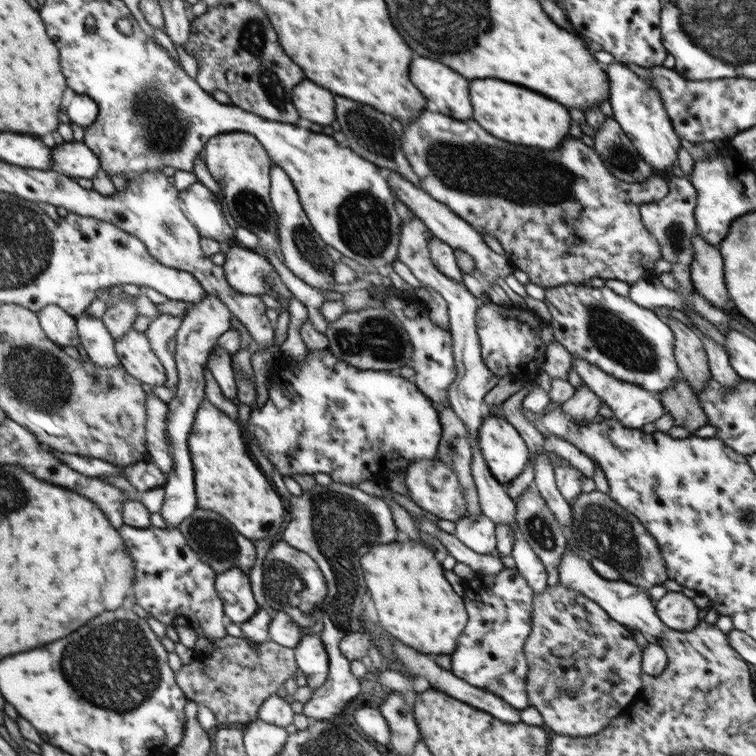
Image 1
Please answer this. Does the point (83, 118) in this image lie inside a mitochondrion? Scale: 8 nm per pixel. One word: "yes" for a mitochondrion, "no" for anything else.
no

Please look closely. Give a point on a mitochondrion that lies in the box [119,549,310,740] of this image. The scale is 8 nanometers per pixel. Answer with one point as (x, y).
(284, 587)

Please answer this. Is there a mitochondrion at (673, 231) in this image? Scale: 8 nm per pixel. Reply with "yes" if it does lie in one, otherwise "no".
yes

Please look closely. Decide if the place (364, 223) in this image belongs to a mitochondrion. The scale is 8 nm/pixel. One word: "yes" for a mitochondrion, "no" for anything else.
yes

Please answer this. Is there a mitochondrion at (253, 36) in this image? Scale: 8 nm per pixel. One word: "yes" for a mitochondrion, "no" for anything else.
yes

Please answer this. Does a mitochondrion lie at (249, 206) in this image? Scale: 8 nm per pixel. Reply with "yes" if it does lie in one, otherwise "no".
yes

